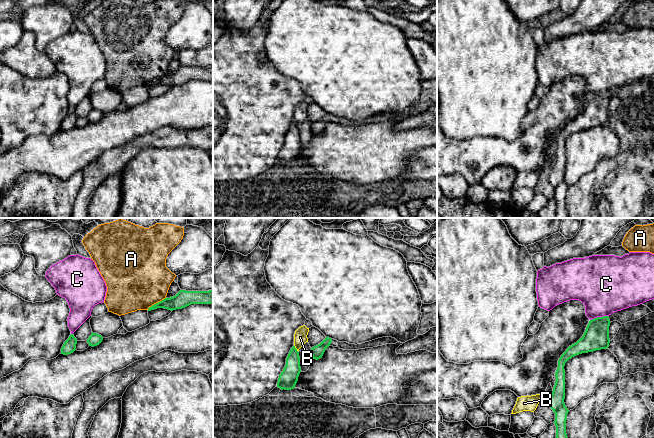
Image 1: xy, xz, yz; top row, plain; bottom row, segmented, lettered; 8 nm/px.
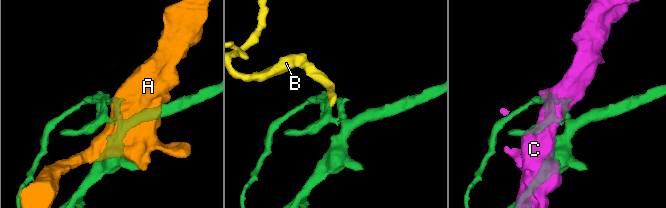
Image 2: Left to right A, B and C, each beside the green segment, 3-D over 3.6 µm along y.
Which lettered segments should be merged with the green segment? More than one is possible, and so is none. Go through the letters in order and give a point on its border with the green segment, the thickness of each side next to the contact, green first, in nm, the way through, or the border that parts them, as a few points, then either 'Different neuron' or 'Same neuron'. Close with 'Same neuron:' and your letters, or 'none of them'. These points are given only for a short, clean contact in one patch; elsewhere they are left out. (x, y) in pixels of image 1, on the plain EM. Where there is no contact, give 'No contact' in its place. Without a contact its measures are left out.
A: Touches green at xy (156, 79). Thickness 140 nm (green) against 480 nm. Different neuron
B: Touches green at xz (295, 124). Thickness 150 nm (green) against 110 nm. Boundary: xz (294, 121), (297, 127). Different neuron
C: Touches green at yz (598, 93). Thickness 200 nm (green) against 420 nm. Different neuron
Same neuron: none of them

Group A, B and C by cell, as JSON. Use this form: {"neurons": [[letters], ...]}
{"neurons": [["A"], ["B", "C"]]}

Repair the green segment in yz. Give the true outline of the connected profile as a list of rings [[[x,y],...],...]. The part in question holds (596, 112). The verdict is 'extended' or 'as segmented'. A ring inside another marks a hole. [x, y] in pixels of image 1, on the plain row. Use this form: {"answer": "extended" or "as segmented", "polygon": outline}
{"answer": "as segmented", "polygon": [[[608,92],[597,93],[589,97],[583,112],[574,120],[569,122],[558,136],[558,143],[555,149],[556,157],[552,170],[549,174],[549,182],[555,189],[554,200],[556,202],[556,217],[568,218],[566,210],[566,196],[569,186],[565,182],[565,139],[572,133],[607,125],[609,123],[609,102]]]}

